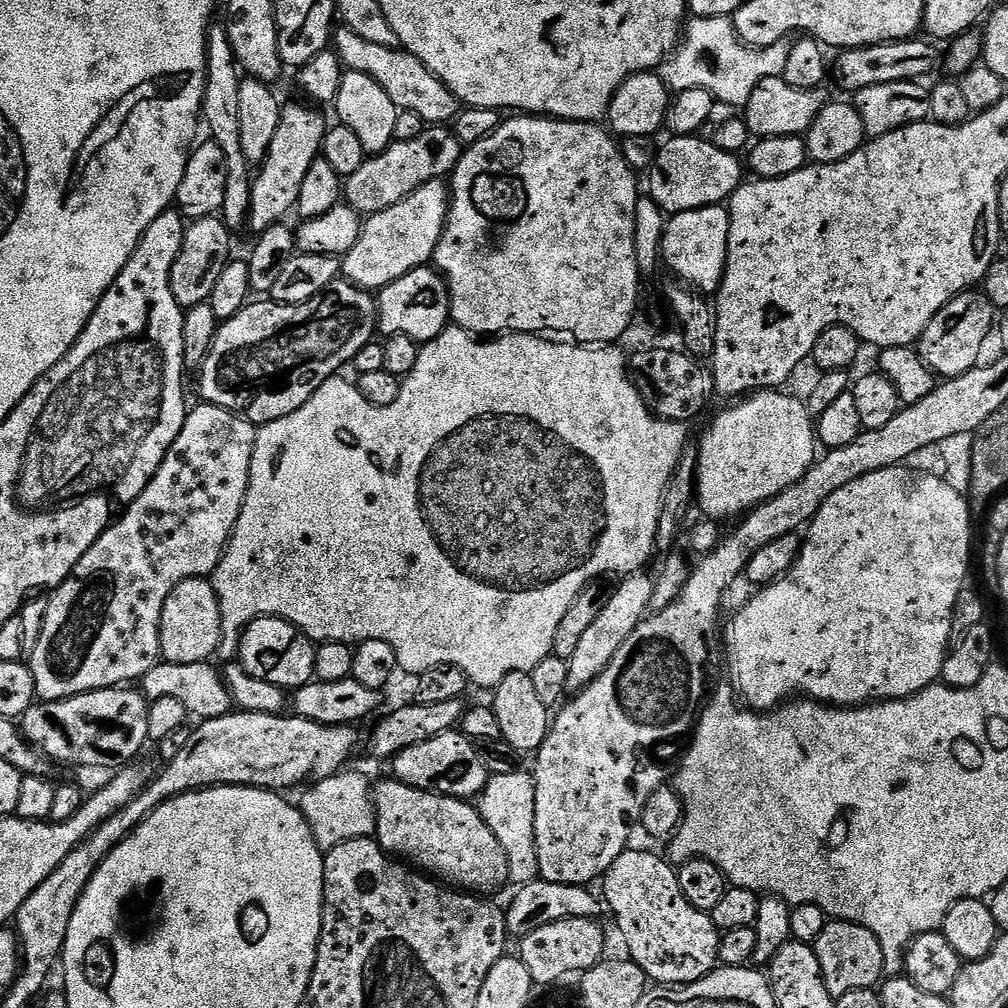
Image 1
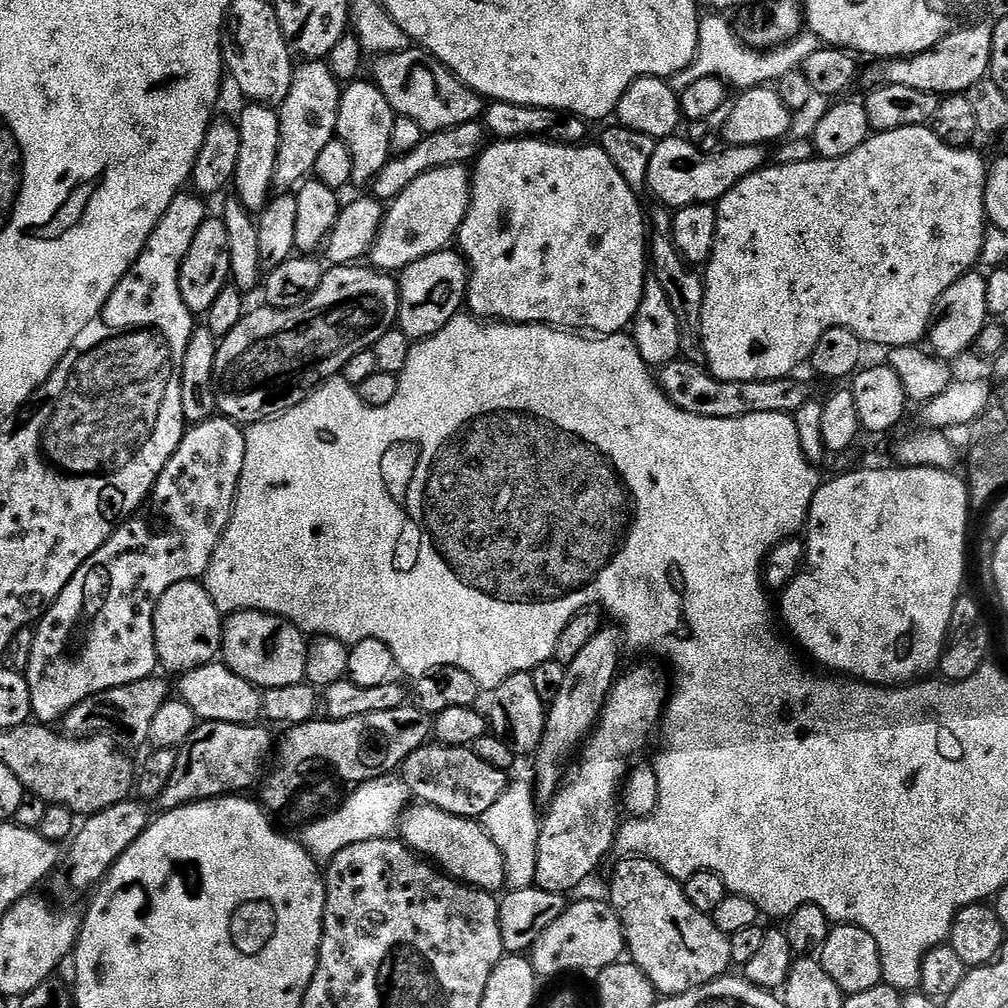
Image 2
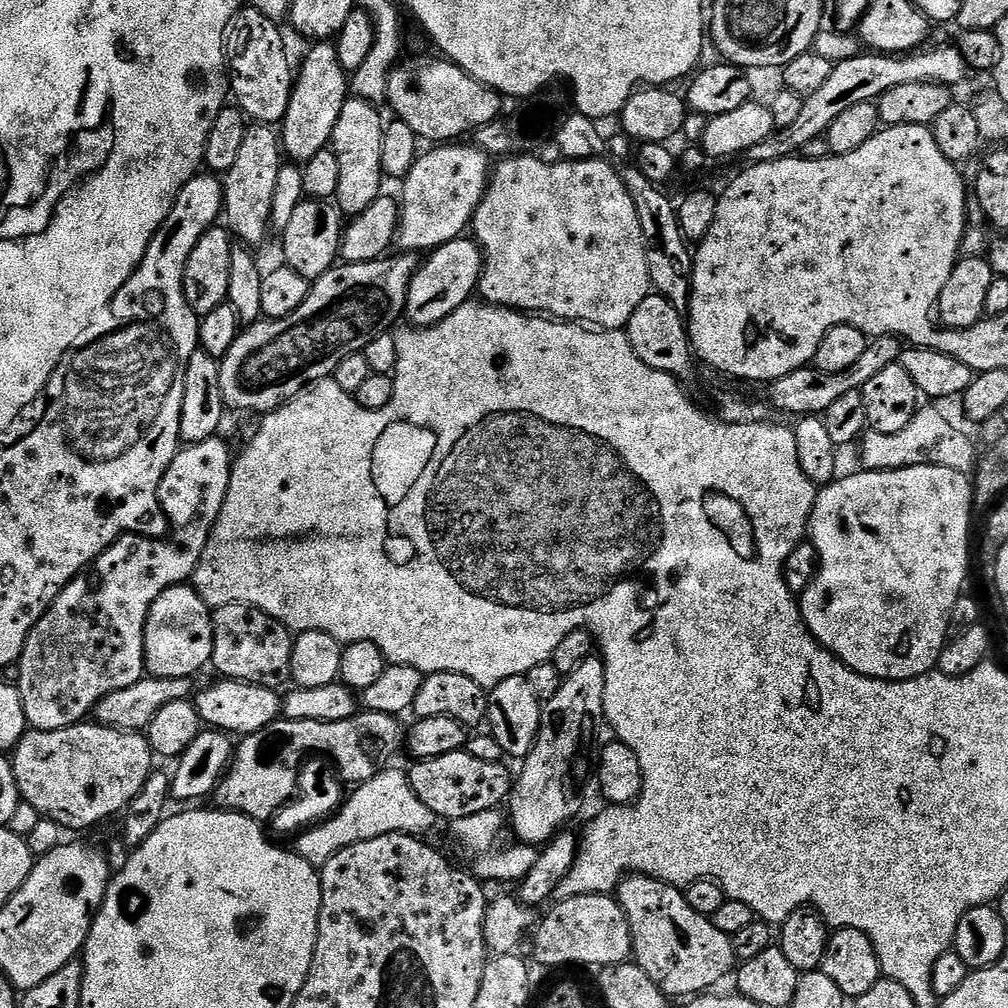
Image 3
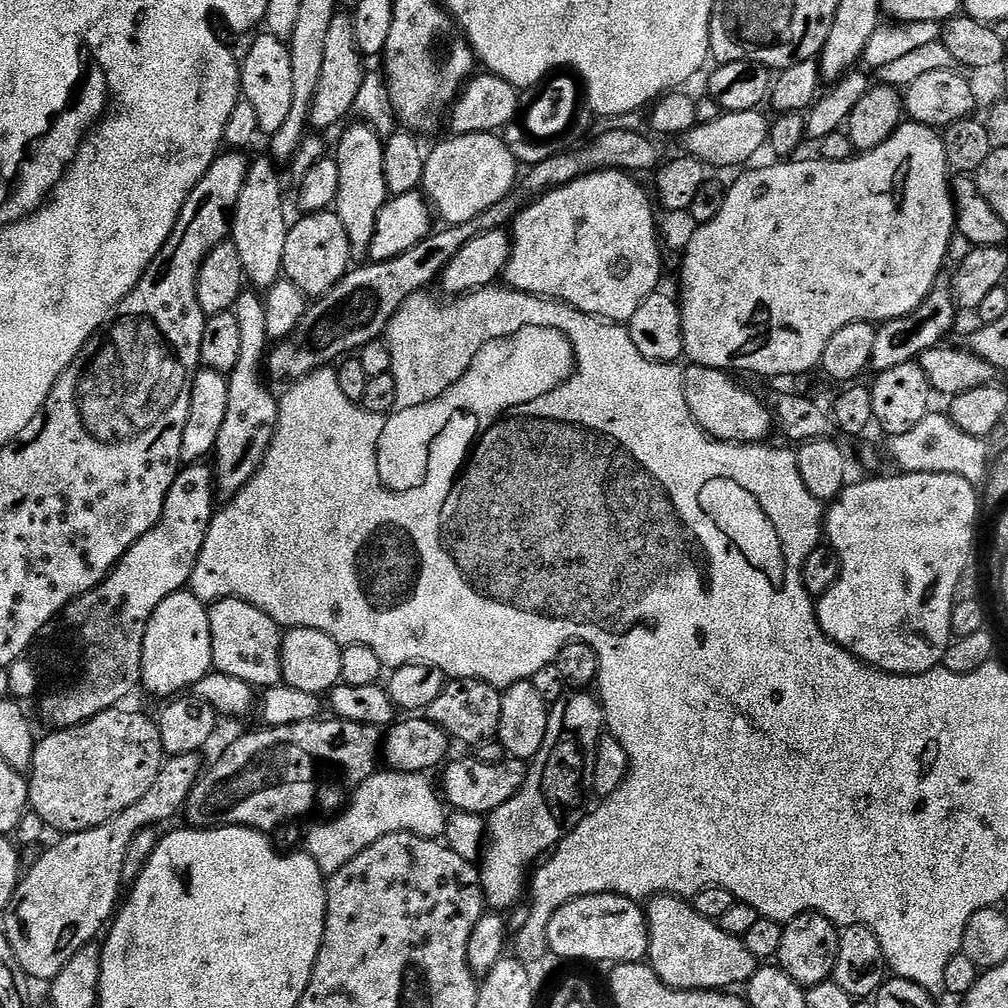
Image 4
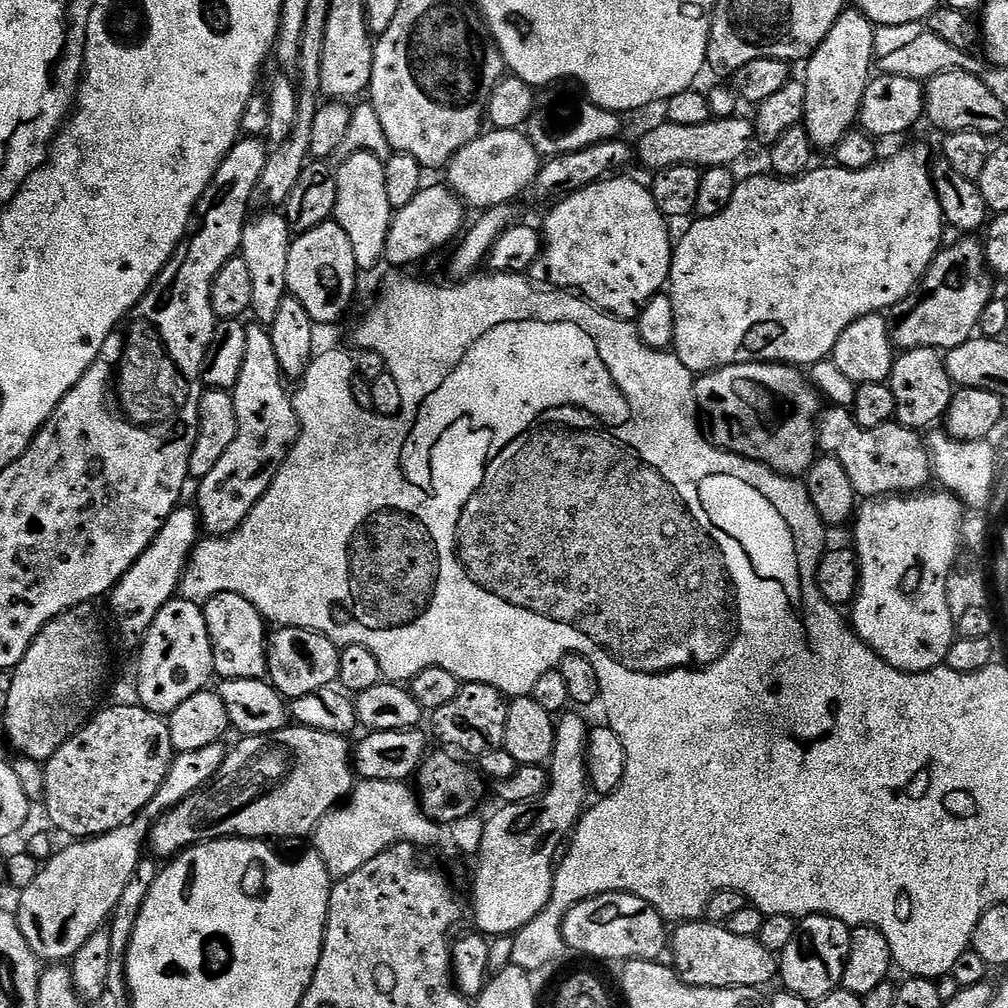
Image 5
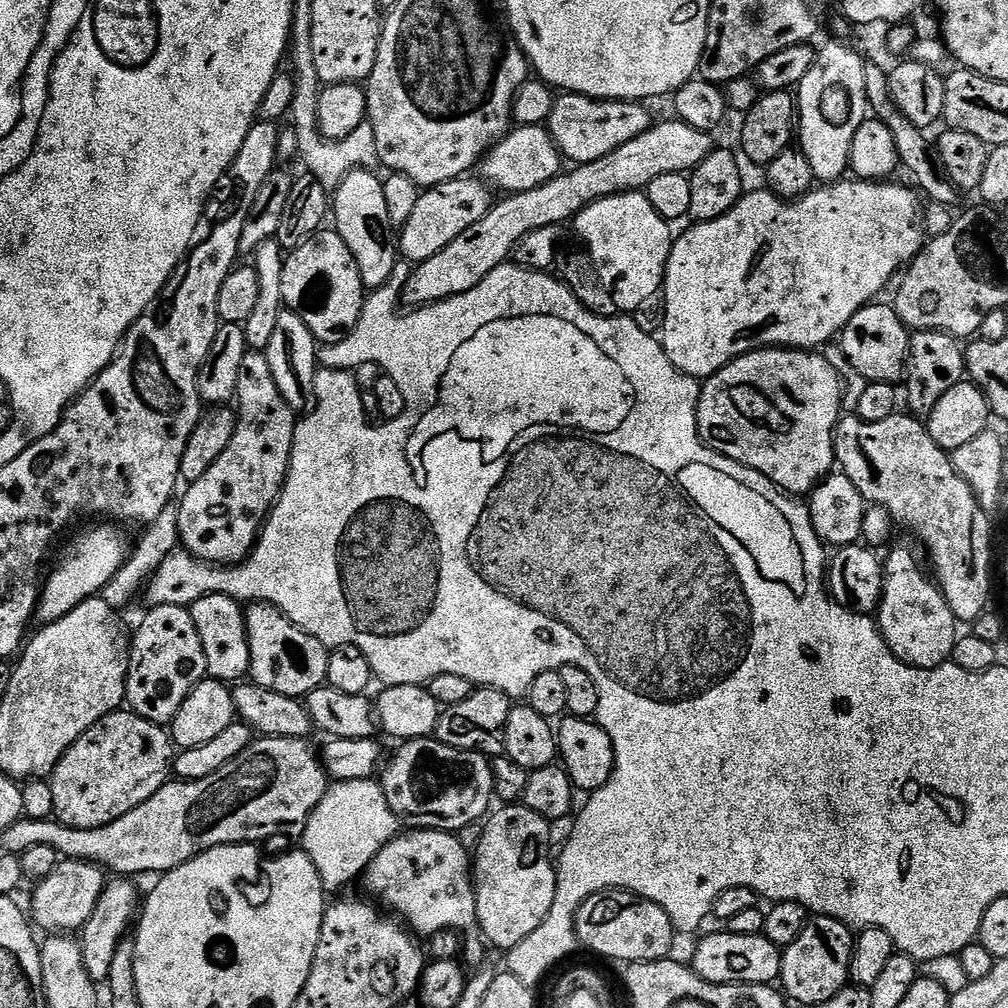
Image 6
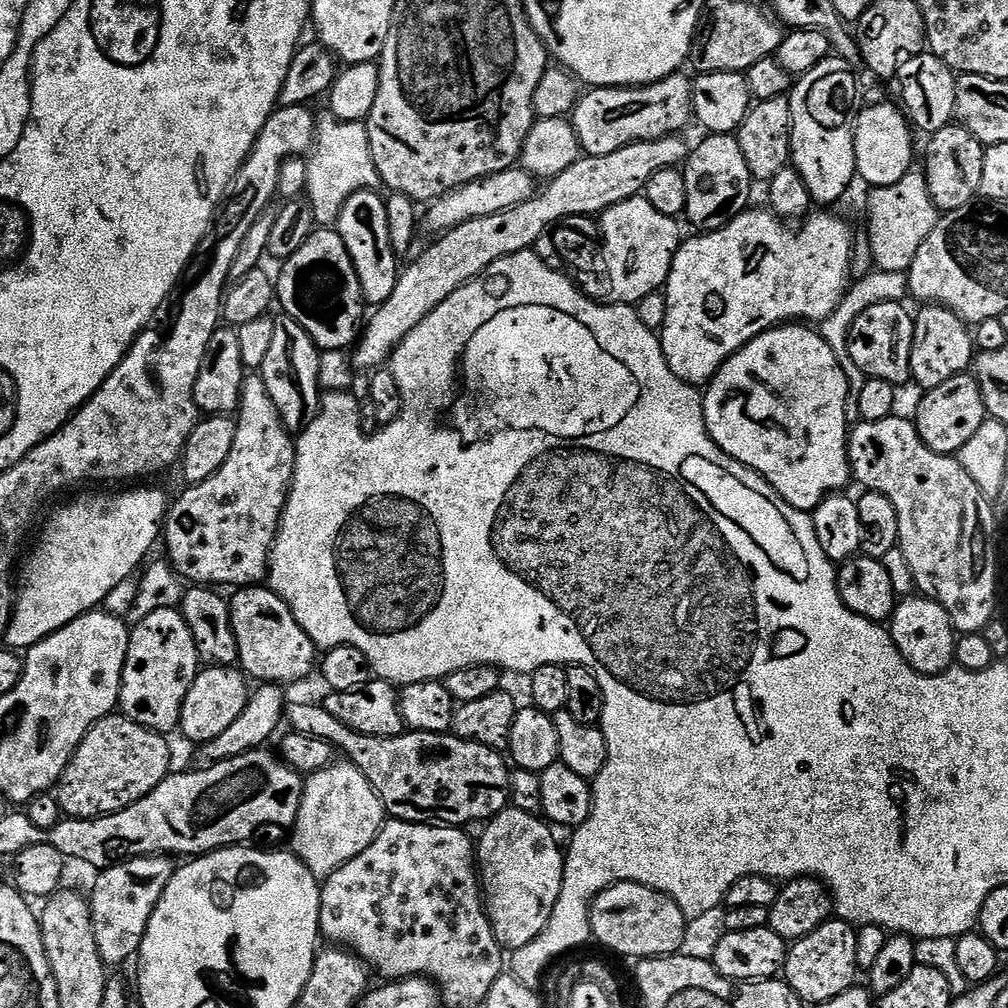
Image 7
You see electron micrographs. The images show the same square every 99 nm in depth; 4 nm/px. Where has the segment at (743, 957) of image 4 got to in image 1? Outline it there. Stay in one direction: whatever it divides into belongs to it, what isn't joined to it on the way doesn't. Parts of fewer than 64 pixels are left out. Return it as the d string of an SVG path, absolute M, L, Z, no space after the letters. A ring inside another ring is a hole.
M626 850L603 877L603 899L612 907L622 931L628 935L627 955L643 970L649 981L660 986L693 984L717 967L720 958L721 931L709 913L698 910L684 896L675 867L671 868L660 856L652 852Z

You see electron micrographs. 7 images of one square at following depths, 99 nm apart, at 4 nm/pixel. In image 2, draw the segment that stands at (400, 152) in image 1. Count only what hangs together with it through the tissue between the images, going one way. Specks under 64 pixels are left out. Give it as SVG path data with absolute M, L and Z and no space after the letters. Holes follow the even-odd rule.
M479 121L464 123L462 126L452 127L450 130L429 133L425 135L424 140L414 150L389 159L386 167L379 172L372 183L373 195L382 202L391 201L416 178L432 169L456 164L467 165L479 159L487 144L487 131Z

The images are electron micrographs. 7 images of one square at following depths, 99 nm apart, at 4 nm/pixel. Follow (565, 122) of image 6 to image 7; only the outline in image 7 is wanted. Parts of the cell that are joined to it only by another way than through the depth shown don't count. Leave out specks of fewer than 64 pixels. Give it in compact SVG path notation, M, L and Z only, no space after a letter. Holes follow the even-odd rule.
M684 74L667 76L638 88L592 88L585 91L570 113L581 149L589 156L614 154L627 144L640 140L657 140L683 133L692 115L692 80Z

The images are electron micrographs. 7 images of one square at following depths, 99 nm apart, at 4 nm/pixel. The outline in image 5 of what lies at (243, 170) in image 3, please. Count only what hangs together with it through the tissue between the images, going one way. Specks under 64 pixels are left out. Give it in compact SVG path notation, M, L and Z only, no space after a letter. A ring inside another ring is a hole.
M268 210L265 216L249 219L244 226L239 255L244 257L246 270L250 272L250 309L251 315L259 323L271 326L278 316L278 306L289 295L286 278L286 262L288 261L288 245L290 229L288 221L279 211Z

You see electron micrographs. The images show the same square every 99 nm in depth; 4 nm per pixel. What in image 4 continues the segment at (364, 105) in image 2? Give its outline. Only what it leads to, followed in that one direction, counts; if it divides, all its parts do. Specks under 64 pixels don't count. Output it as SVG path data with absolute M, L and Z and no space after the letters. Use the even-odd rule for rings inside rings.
M356 122L353 128L344 132L334 159L338 166L338 194L334 211L336 217L346 226L346 238L352 247L353 257L368 256L368 247L374 238L374 226L382 206L389 200L386 174L382 174L384 140L375 128L364 122Z

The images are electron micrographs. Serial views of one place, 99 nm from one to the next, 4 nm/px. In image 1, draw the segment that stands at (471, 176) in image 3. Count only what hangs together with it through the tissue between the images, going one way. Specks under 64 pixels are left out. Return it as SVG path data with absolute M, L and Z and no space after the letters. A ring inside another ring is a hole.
M443 179L432 180L414 190L409 196L389 209L374 213L367 217L366 223L360 229L358 242L342 257L342 276L349 284L365 290L379 290L402 278L416 268L425 267L435 257L436 247L440 235L444 233L444 226L448 223L448 209L450 207L450 188Z

